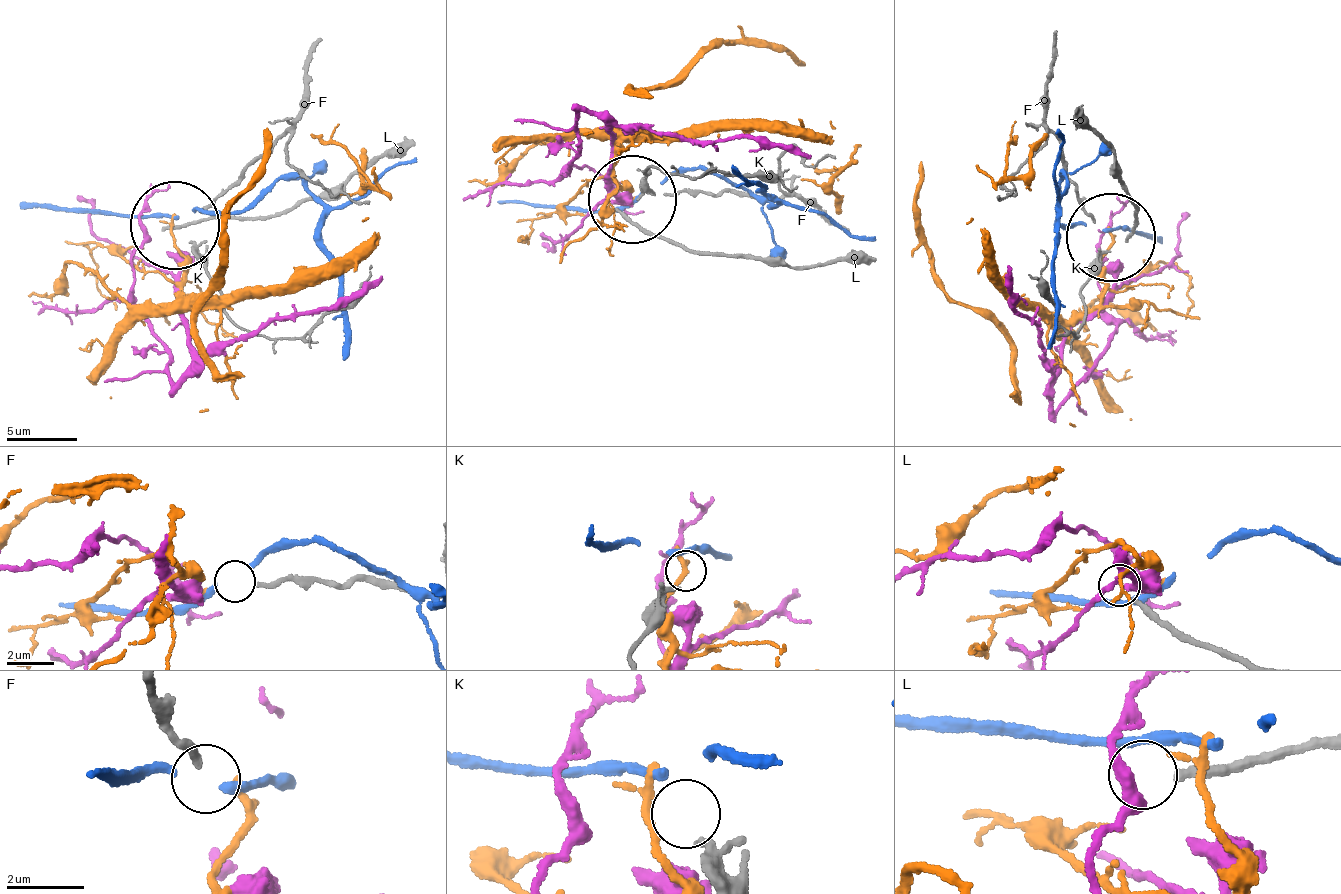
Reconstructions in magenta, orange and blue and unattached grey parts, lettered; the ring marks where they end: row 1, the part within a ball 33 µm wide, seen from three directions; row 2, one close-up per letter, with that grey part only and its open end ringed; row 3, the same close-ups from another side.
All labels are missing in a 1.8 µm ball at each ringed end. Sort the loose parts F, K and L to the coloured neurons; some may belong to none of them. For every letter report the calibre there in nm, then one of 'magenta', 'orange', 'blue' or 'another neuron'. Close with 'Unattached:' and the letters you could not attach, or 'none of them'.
F: 240 nm | another neuron
K: 160 nm | another neuron
L: 260 nm | another neuron
Unattached: F, K, L

